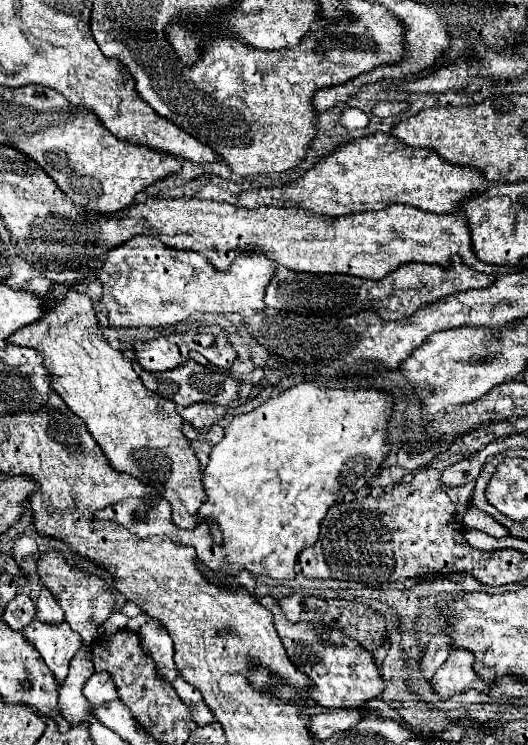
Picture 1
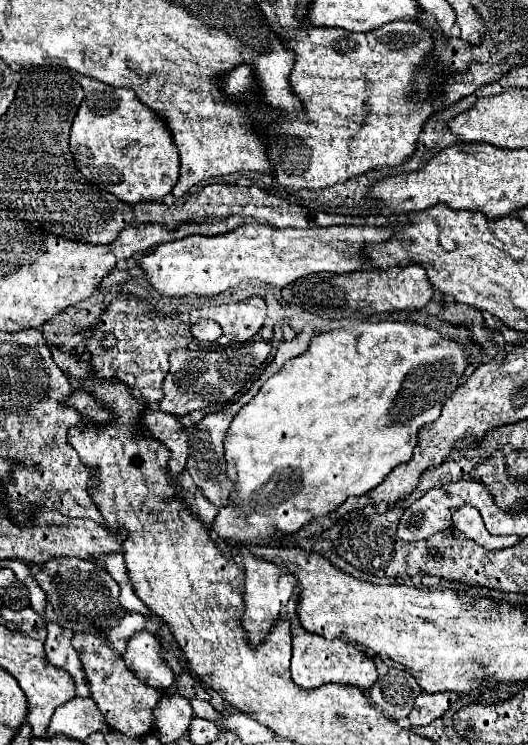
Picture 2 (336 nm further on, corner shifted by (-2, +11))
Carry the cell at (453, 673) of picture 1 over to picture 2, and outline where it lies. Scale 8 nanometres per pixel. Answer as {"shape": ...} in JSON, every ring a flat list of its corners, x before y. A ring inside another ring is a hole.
{"shape":[[421,693,415,701,415,707,409,715,409,723,413,727,419,725,429,725,433,719,441,717,445,711,449,711,451,705,455,705,461,697,457,693]]}

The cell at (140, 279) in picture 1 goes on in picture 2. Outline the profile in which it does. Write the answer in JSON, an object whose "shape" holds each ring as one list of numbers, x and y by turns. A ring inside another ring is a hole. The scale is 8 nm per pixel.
{"shape":[[249,221,225,235,189,235,181,241,161,243,151,253,141,255,139,265,153,289,163,297,185,297,189,293,211,297,249,281,285,287,309,273,331,271,349,273,361,269,365,261,361,249,367,243,385,241,395,227,311,227,311,229,273,229,267,224]]}

